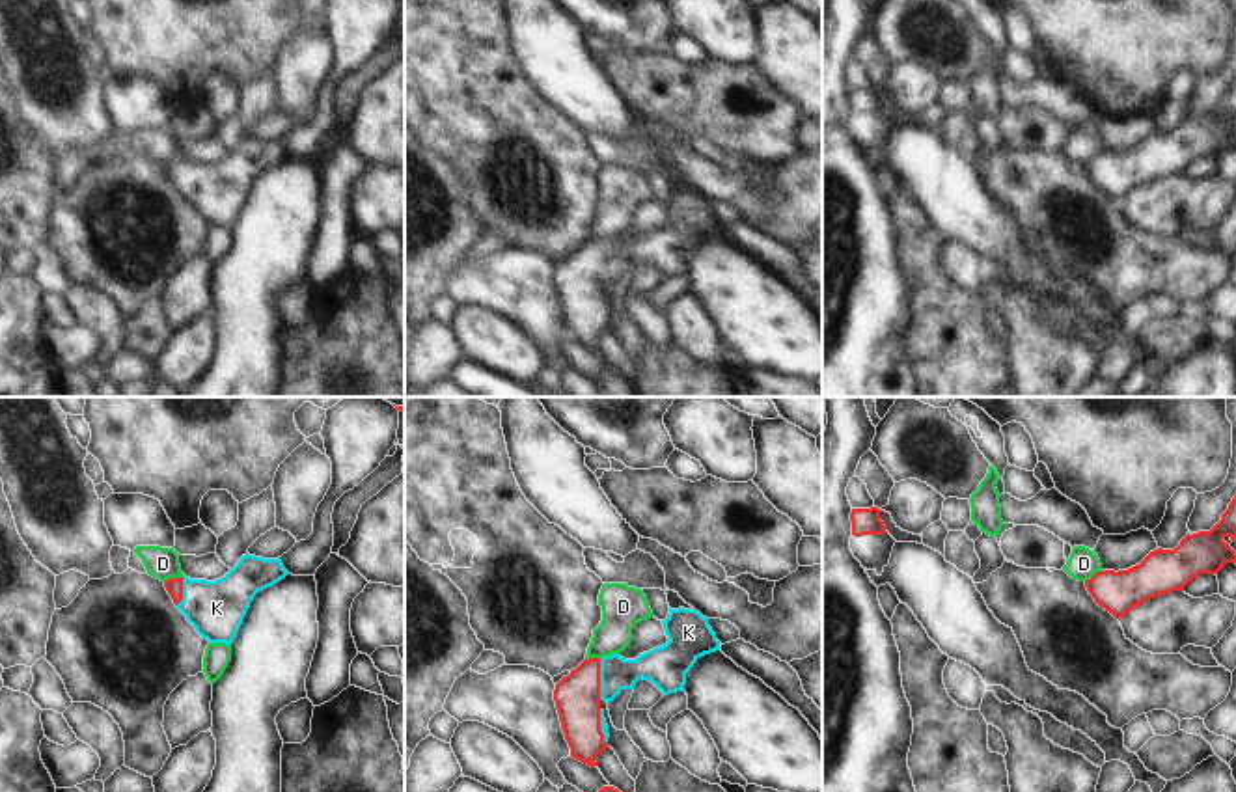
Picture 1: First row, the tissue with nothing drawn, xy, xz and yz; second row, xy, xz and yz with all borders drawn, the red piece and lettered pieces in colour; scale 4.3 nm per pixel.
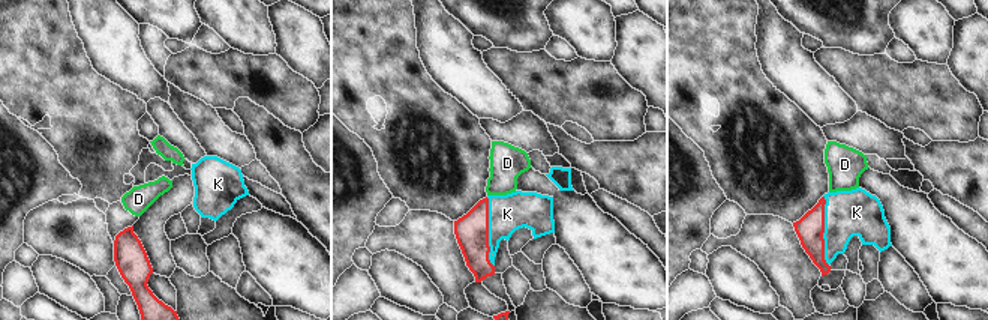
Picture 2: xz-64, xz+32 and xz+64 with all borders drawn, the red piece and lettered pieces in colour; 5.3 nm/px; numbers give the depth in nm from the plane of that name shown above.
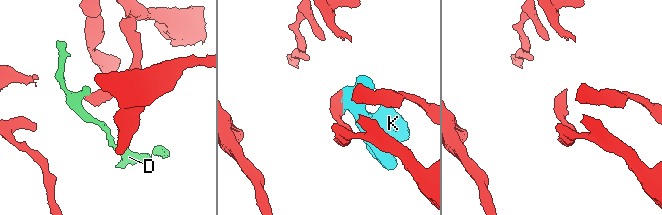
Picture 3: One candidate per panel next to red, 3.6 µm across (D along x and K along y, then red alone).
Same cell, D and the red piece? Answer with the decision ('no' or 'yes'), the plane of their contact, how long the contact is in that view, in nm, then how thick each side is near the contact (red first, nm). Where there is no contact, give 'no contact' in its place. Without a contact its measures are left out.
no | xy | 80 nm | 70/140 nm

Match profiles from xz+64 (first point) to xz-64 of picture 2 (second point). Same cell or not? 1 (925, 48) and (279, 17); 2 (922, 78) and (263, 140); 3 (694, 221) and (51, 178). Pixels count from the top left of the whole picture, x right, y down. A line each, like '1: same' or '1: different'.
1: different
2: different
3: same

